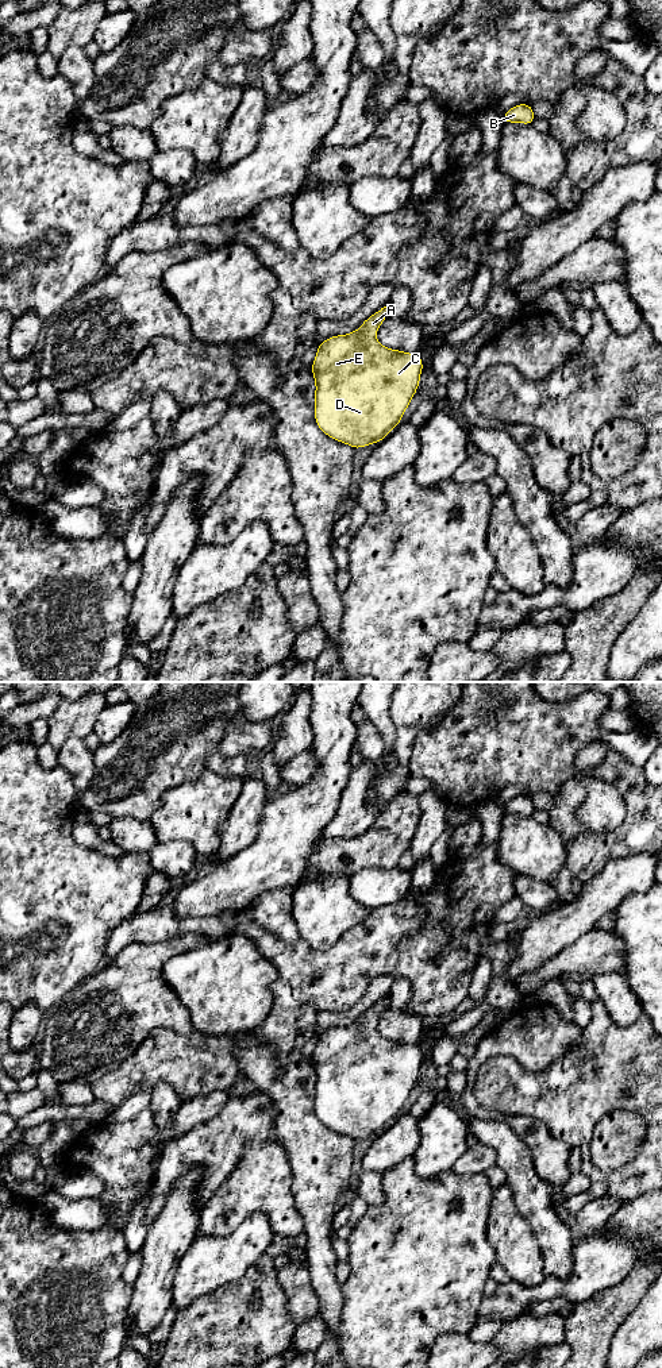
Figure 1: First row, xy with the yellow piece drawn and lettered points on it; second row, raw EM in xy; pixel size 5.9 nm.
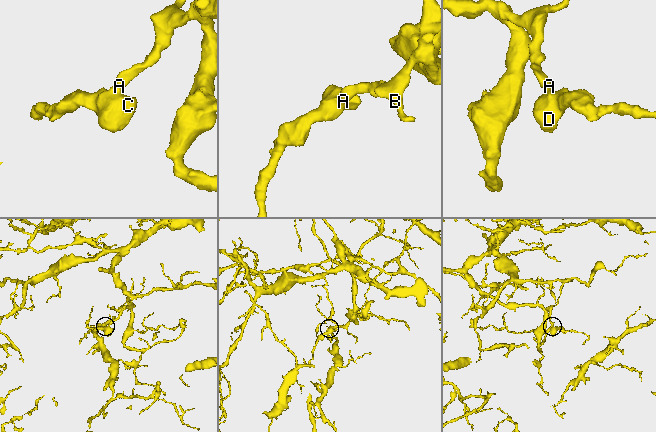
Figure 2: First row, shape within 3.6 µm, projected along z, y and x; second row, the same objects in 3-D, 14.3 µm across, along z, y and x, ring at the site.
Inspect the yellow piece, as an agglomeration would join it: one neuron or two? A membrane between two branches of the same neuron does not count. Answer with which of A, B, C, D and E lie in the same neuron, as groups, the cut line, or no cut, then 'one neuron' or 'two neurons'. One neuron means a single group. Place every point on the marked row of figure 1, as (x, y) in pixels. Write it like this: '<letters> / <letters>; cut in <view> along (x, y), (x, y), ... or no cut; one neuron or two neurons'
A B C D E; no cut; one neuron

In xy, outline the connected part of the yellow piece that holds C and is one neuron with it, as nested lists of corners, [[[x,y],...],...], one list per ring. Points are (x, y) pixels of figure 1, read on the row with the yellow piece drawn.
[[[384,307],[367,317],[358,330],[346,335],[331,336],[317,344],[316,357],[311,367],[316,386],[316,425],[331,439],[353,448],[362,448],[385,439],[389,431],[400,424],[420,382],[423,361],[419,354],[388,348],[376,339],[381,323],[386,320],[386,313],[388,307]]]

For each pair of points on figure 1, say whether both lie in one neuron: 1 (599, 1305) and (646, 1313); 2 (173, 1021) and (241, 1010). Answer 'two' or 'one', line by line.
1: two
2: two

